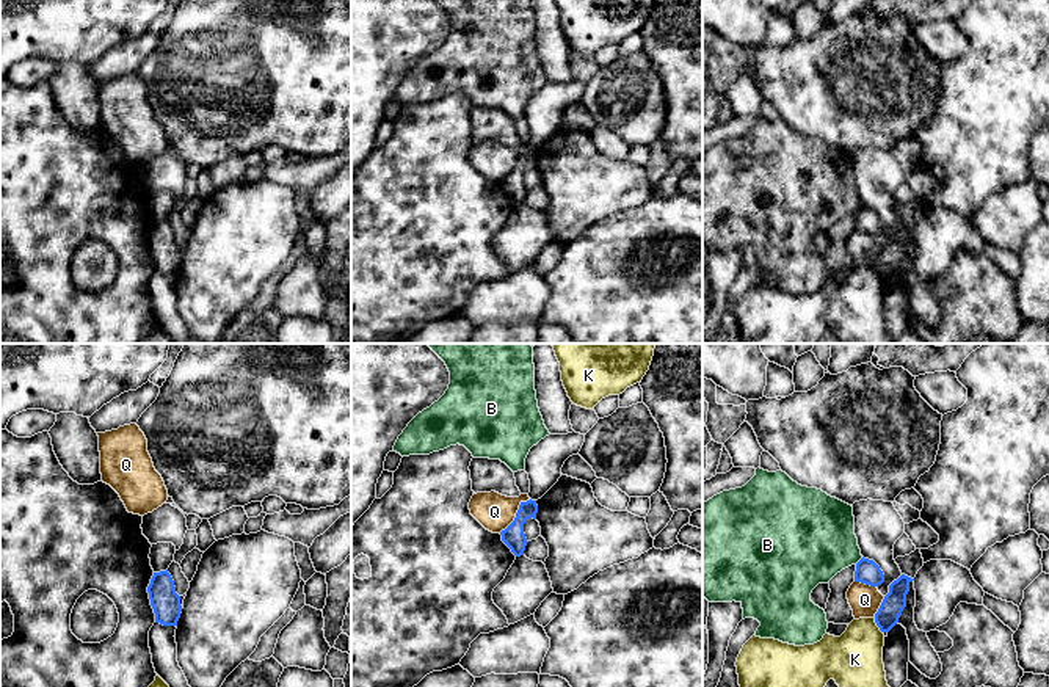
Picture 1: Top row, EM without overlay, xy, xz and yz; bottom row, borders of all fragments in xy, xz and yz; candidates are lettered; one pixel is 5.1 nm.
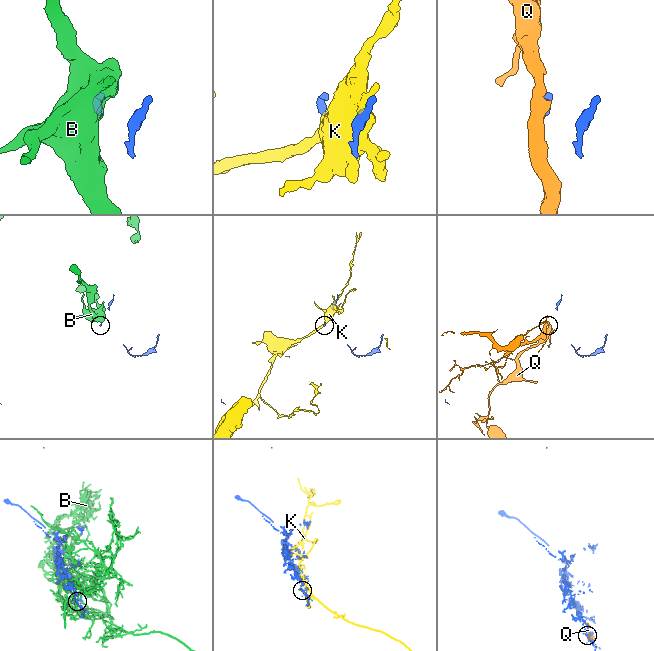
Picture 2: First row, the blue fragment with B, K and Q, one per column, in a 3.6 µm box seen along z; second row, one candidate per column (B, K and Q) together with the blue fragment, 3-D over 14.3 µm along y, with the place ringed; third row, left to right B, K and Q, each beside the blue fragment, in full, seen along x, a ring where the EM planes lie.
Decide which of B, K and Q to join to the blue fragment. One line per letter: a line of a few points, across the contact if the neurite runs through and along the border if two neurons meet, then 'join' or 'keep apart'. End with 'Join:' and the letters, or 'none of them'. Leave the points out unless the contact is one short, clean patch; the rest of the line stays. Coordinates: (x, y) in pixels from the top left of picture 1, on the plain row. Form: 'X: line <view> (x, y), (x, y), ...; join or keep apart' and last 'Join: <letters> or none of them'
B: line yz (863, 206), (855, 212); keep apart
K: keep apart
Q: line xz (530, 148), (519, 154), (516, 165), (499, 181); keep apart
Join: none of them

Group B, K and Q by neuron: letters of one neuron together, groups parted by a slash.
B / K / Q

